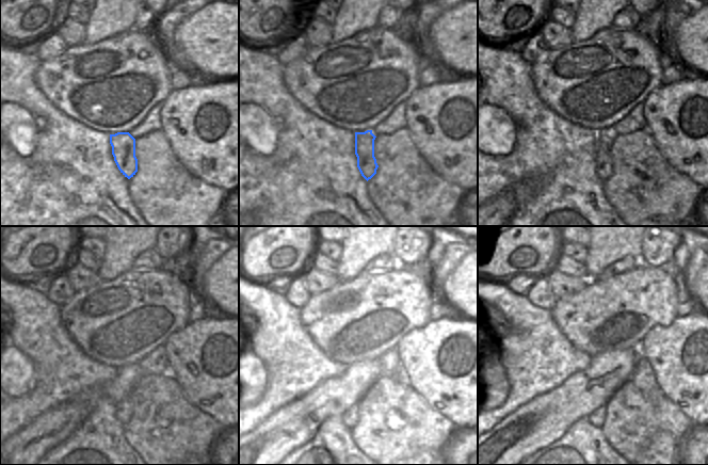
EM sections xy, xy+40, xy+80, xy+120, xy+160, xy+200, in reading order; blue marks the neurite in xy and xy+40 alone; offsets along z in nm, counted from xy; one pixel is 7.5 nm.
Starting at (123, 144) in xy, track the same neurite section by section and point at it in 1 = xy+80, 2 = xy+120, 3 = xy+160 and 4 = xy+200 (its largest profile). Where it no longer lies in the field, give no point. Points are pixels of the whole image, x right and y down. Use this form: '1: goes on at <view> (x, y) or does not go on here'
1: goes on at xy+80 (604, 162)
2: goes on at xy+120 (125, 407)
3: goes on at xy+160 (351, 416)
4: goes on at xy+200 (596, 418)

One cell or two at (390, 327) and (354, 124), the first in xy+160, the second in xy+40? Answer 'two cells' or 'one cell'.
one cell

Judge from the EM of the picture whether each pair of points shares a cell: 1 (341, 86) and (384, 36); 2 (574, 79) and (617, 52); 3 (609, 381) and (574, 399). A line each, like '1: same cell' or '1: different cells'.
1: same cell
2: same cell
3: same cell

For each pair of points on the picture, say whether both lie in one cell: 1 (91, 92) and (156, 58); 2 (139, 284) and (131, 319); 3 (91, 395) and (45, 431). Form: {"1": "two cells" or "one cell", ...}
{"1": "one cell", "2": "one cell", "3": "one cell"}

